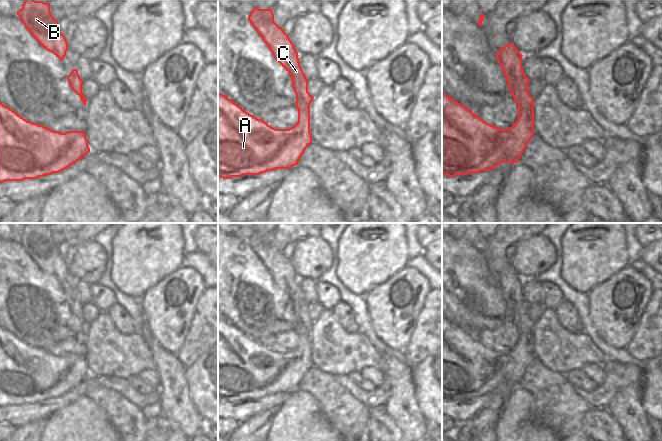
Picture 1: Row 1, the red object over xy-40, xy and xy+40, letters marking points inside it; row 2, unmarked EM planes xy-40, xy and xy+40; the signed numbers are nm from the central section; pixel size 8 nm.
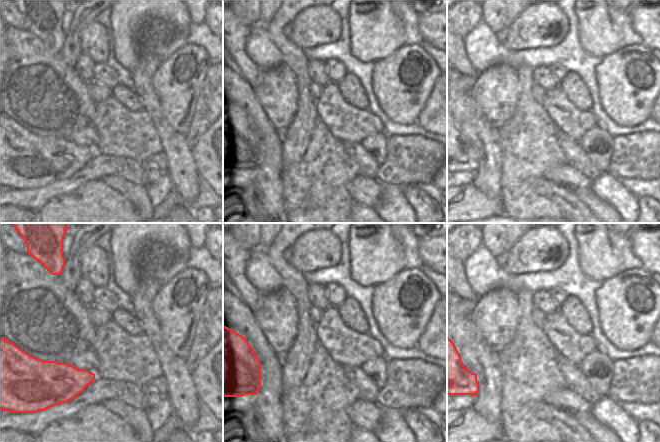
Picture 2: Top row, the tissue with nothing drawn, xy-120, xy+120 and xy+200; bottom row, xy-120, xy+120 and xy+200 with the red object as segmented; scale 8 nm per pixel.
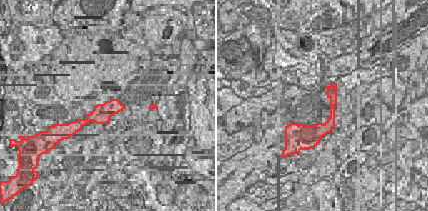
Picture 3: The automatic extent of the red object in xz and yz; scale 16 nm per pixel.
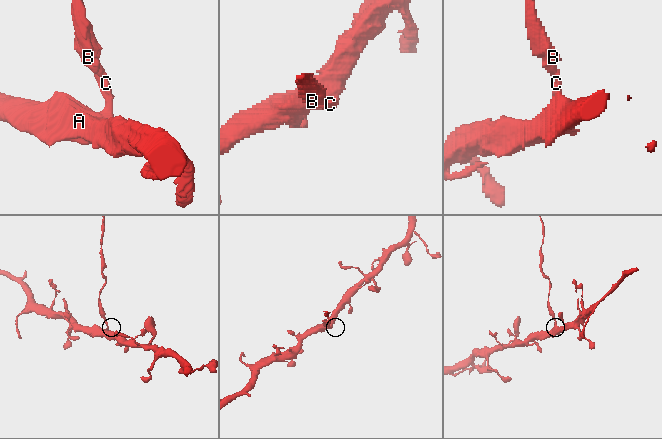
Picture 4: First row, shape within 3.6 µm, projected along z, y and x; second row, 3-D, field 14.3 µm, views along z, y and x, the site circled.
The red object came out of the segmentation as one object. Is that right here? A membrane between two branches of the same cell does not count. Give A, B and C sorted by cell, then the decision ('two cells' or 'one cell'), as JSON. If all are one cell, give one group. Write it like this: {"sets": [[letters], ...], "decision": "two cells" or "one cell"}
{"sets": [["A"], ["B", "C"]], "decision": "two cells"}

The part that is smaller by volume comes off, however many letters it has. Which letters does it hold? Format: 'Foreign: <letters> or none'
Foreign: B, C

